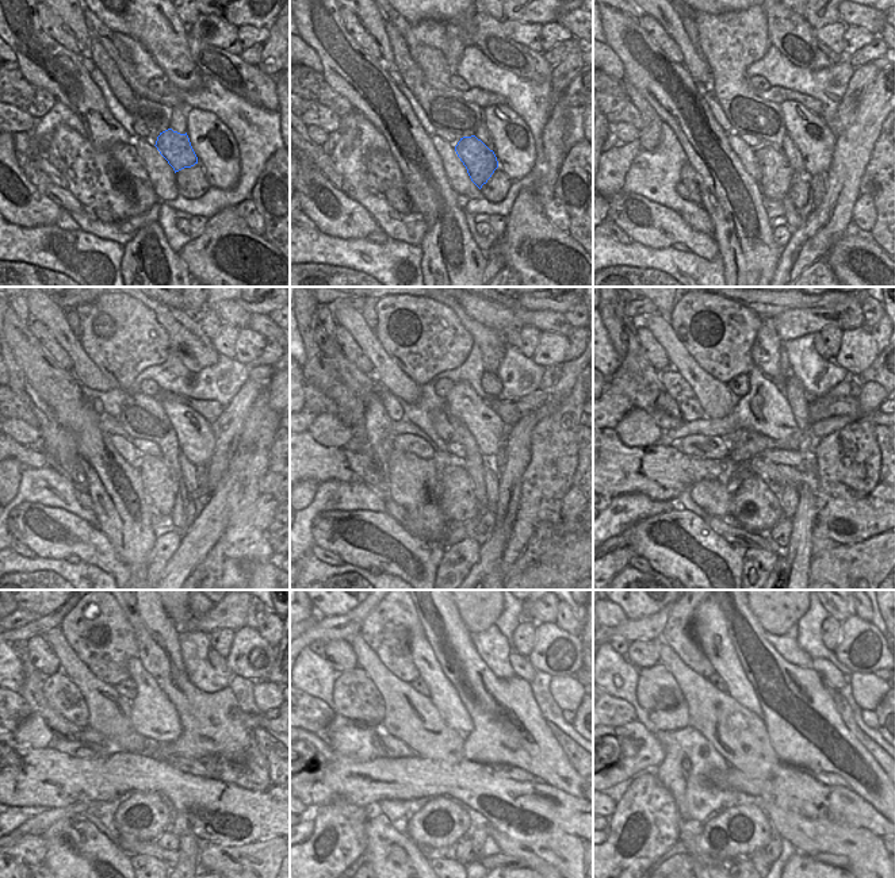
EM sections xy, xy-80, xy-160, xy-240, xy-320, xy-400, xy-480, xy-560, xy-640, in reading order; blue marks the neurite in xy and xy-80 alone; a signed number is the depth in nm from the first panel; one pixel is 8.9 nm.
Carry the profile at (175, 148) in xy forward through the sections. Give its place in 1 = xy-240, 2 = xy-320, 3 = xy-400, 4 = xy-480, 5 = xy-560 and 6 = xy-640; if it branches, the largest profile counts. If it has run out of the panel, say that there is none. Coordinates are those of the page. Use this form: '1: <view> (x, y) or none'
1: xy-240 (157, 479)
2: xy-320 (458, 502)
3: xy-400 (756, 506)
4: xy-480 (144, 815)
5: xy-560 (440, 823)
6: xy-640 (742, 829)

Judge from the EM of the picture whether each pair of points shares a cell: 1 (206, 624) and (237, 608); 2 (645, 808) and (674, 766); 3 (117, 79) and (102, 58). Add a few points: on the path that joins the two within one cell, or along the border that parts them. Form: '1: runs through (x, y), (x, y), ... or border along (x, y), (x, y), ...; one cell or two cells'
1: runs through (214, 618), (229, 613); one cell
2: border along (654, 770), (679, 811); two cells
3: runs through (111, 73), (104, 64); one cell

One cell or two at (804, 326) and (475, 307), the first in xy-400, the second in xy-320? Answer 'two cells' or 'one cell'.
one cell

